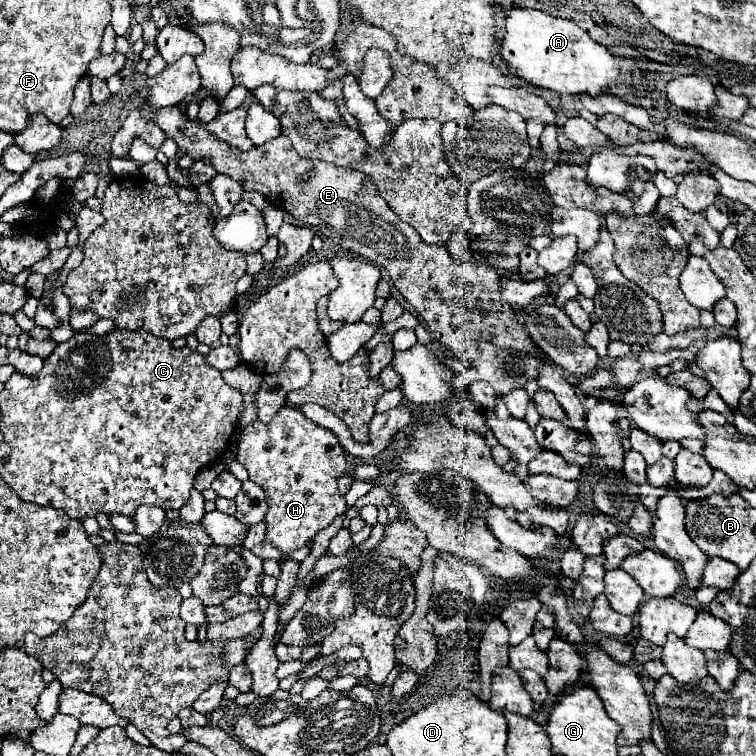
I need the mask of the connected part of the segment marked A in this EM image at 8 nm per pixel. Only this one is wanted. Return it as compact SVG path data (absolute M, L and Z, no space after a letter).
M512 9L506 17L506 35L502 41L502 59L510 65L510 73L534 87L546 87L558 93L604 95L616 85L620 69L608 47L590 39L574 21L552 17L538 9Z

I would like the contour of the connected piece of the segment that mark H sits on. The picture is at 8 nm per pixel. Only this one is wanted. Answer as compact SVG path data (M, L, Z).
M282 407L270 421L270 425L262 425L256 419L252 425L244 427L238 439L236 461L246 467L250 479L256 485L260 485L266 493L266 541L270 541L282 553L282 561L290 559L292 551L304 547L320 529L328 527L338 515L342 515L348 509L344 497L336 489L336 481L346 469L344 449L340 447L332 431L326 431L310 419L306 419L298 407Z

